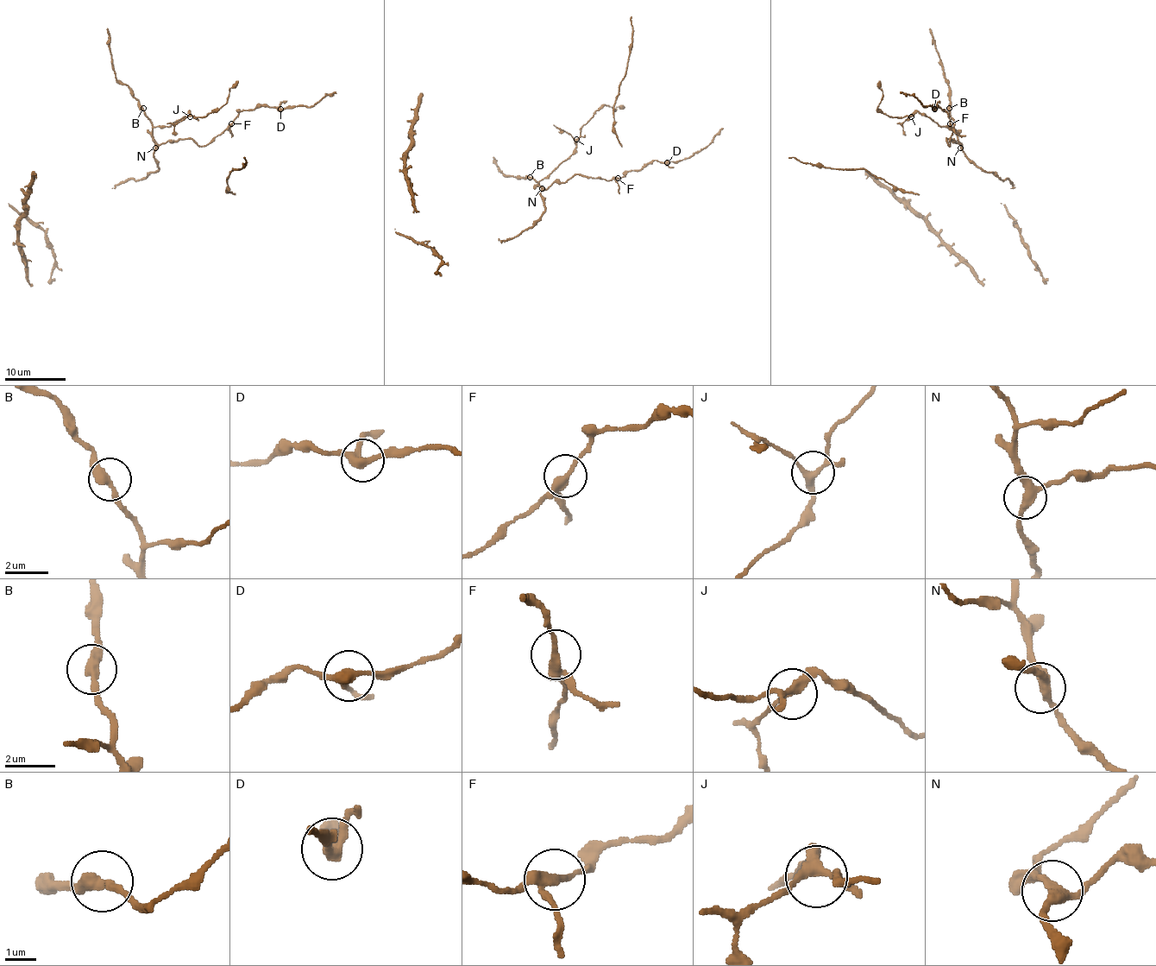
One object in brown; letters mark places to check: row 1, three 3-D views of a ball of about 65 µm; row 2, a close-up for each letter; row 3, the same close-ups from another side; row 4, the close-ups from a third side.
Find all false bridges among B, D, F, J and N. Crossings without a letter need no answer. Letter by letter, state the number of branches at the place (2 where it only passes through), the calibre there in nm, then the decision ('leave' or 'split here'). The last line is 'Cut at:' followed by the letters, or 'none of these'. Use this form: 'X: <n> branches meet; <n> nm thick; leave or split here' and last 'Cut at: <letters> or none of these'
B: 2 branches meet; 360 nm thick; leave
D: 3 branches meet; 320 nm thick; leave
F: 3 branches meet; 240 nm thick; leave
J: 4 branches meet; 280 nm thick; leave
N: 3 branches meet; 320 nm thick; leave
Cut at: none of these

